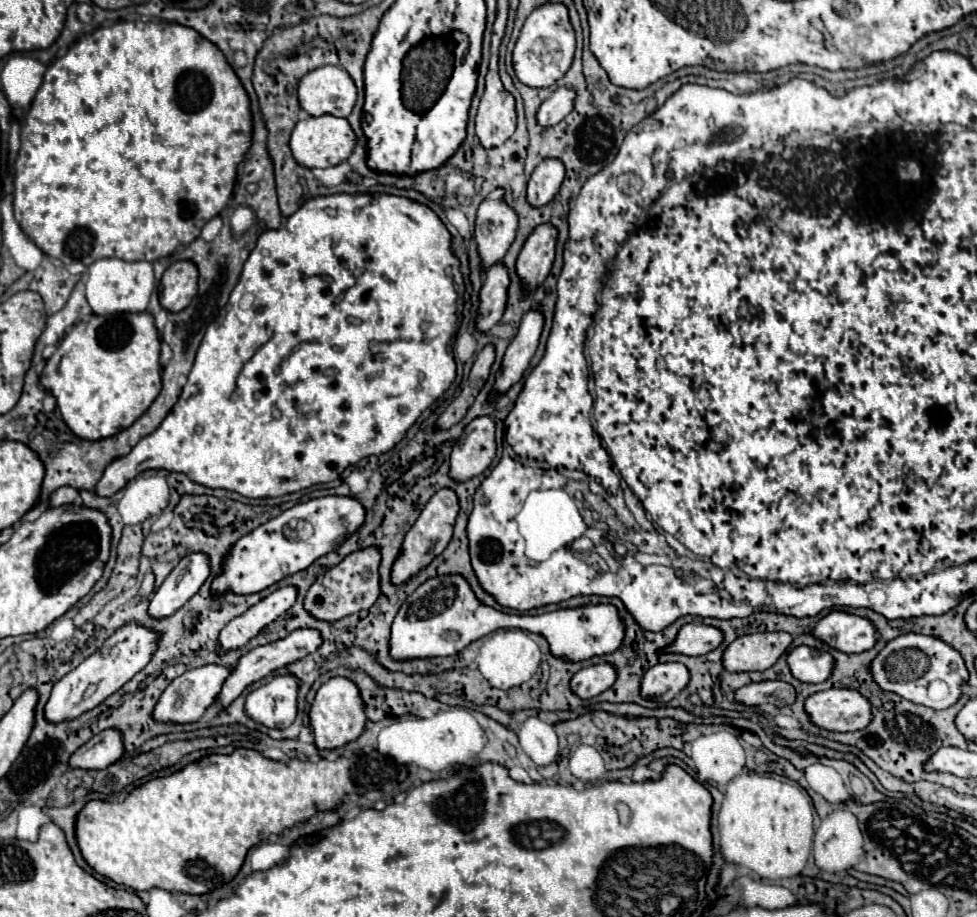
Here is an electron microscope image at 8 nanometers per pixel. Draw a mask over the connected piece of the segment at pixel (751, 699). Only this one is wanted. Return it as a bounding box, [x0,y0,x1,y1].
[734,681,796,707]

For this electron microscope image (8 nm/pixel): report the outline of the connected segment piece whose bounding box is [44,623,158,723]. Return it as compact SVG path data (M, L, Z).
M128 623L116 633L88 659L84 659L74 671L64 675L54 683L48 703L44 705L44 717L50 723L62 723L78 719L84 711L94 709L102 701L106 701L112 693L116 693L124 683L128 683L140 669L144 669L156 649L158 635L148 631L136 623Z

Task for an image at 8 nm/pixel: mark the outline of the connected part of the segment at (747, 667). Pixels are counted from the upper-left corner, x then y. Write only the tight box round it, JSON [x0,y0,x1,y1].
[722,633,792,673]

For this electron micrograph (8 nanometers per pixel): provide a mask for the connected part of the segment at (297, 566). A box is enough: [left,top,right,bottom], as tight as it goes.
[210,497,364,597]

